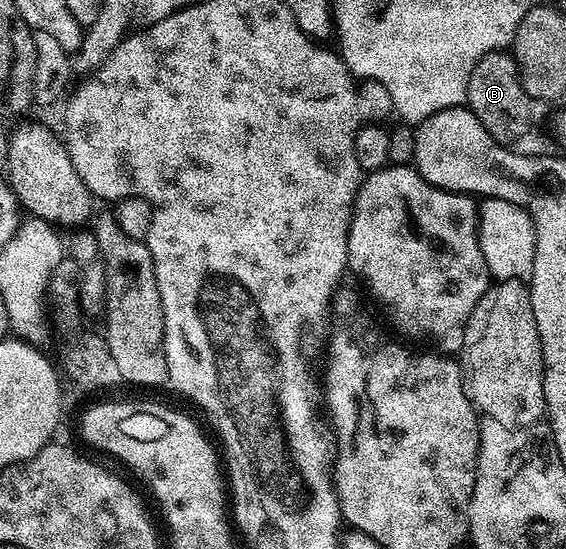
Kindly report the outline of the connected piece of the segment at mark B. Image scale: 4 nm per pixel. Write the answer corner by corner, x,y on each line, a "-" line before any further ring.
505,50
488,52
486,56
479,58
479,62
475,66
475,70
471,70
471,78
467,82
465,104
475,114
475,118
479,118
479,122
483,122
483,130
487,130
487,134
491,134
493,141
502,146
516,145
516,140
523,139
533,124
535,102
523,90
521,76
517,73
517,64
514,63
512,55

